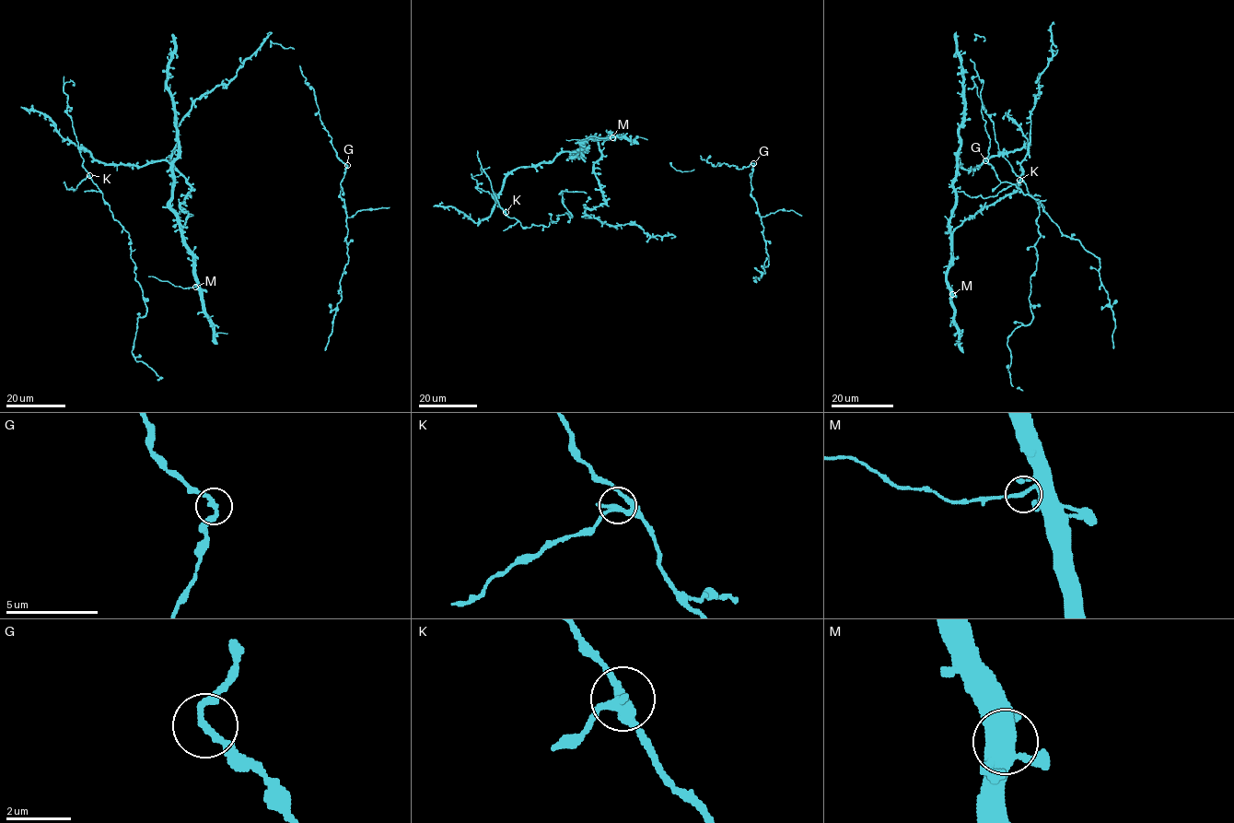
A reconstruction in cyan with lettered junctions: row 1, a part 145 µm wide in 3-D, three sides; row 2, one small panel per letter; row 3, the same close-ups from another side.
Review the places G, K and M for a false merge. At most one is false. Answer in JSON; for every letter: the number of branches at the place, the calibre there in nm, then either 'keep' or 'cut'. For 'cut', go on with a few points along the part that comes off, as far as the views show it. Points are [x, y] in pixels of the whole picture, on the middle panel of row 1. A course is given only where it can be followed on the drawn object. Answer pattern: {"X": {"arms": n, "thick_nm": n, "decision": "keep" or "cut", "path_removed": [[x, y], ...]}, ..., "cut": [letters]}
{"G": {"arms": 2, "thick_nm": 200, "decision": "keep"}, "K": {"arms": 2, "thick_nm": 240, "decision": "keep"}, "M": {"arms": 2, "thick_nm": 220, "decision": "cut", "path_removed": [[611, 137], [565, 139]]}, "cut": ["M"]}

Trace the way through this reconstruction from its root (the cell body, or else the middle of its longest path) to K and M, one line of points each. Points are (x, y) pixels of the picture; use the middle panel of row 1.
K: (586, 213), (605, 202), (594, 170), (601, 150), (594, 138), (551, 162), (514, 169), (494, 198), (506, 212)
M: (586, 213), (587, 207), (605, 202), (594, 170), (600, 158), (596, 141), (603, 140), (610, 132), (611, 137)

